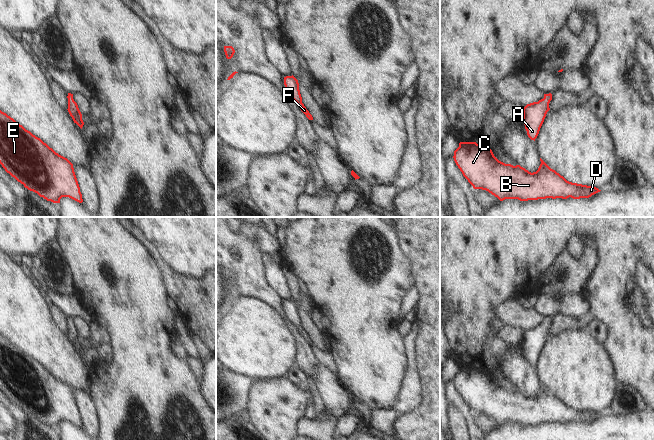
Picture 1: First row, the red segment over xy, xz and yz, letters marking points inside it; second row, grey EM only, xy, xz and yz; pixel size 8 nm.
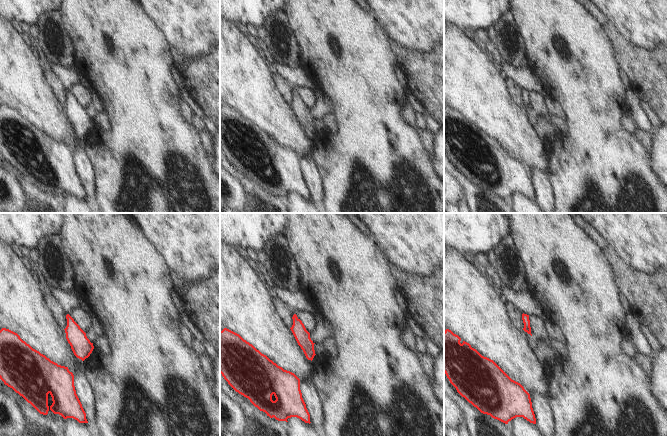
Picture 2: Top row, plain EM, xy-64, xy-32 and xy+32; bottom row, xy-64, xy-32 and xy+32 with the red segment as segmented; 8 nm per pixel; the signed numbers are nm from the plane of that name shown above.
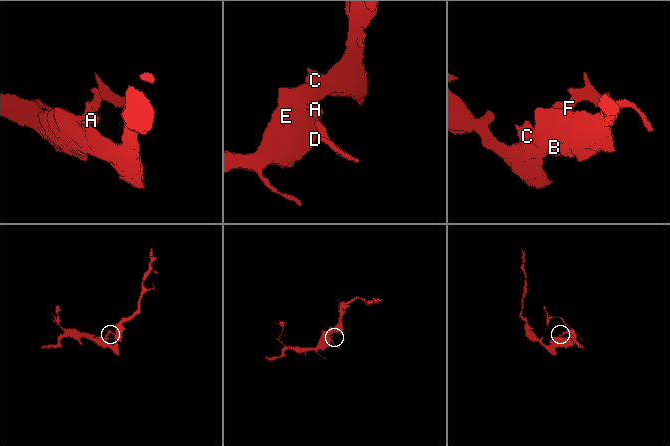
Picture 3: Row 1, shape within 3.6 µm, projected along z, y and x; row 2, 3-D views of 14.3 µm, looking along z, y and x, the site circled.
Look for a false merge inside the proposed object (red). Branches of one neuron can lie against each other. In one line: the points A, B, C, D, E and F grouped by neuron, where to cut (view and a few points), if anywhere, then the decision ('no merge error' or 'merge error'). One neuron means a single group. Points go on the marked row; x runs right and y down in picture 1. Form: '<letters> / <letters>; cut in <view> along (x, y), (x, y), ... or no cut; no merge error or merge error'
A B C D E F; no cut; no merge error

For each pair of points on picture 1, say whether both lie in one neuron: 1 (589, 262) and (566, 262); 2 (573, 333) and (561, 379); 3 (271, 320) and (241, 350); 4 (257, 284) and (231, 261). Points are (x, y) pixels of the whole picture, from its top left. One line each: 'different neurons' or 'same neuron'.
1: same neuron
2: same neuron
3: same neuron
4: same neuron

